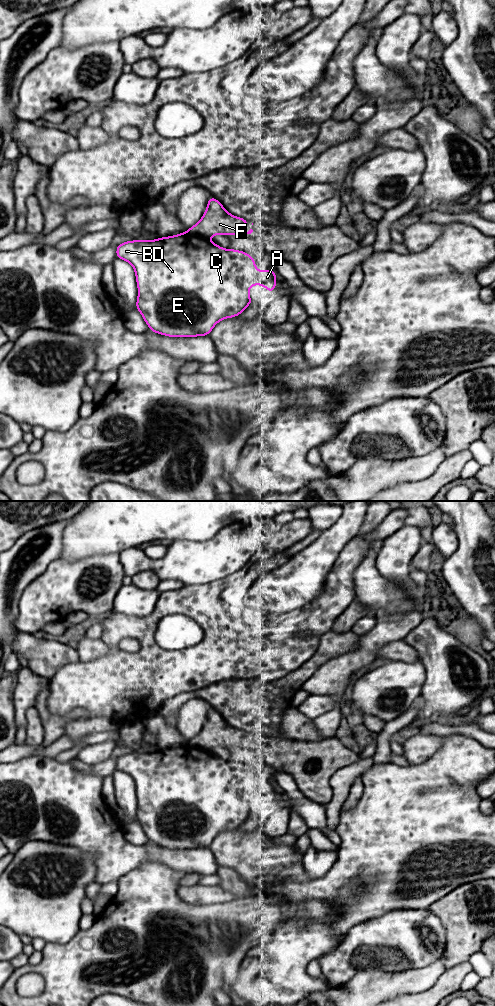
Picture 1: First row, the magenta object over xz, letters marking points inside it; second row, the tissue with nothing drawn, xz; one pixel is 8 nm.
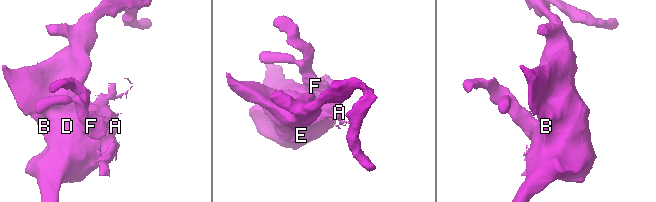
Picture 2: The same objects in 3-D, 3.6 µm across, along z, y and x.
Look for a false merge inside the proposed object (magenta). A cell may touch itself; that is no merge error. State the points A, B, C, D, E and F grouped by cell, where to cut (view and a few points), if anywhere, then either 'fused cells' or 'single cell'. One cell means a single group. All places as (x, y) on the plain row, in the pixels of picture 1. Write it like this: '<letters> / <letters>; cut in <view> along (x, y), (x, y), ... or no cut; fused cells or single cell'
A B C D E / F; cut in xz along (189, 743), (206, 750); fused cells

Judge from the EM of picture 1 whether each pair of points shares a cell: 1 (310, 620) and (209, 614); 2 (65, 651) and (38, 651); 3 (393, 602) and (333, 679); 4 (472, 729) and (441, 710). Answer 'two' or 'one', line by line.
1: one
2: one
3: two
4: two

